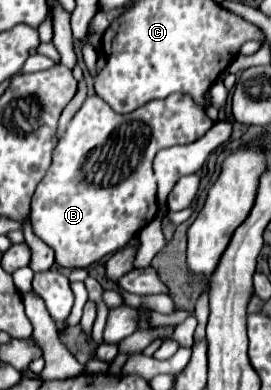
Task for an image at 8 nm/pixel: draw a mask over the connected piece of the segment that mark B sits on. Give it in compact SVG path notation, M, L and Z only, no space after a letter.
M172 94L162 100L148 102L130 114L116 114L98 96L86 98L70 120L64 136L58 140L52 164L32 196L30 220L34 234L54 250L56 262L70 270L88 268L92 262L126 248L158 212L156 178L152 170L156 152L176 144L190 144L204 136L212 126L214 122L206 116L202 106L184 94Z

